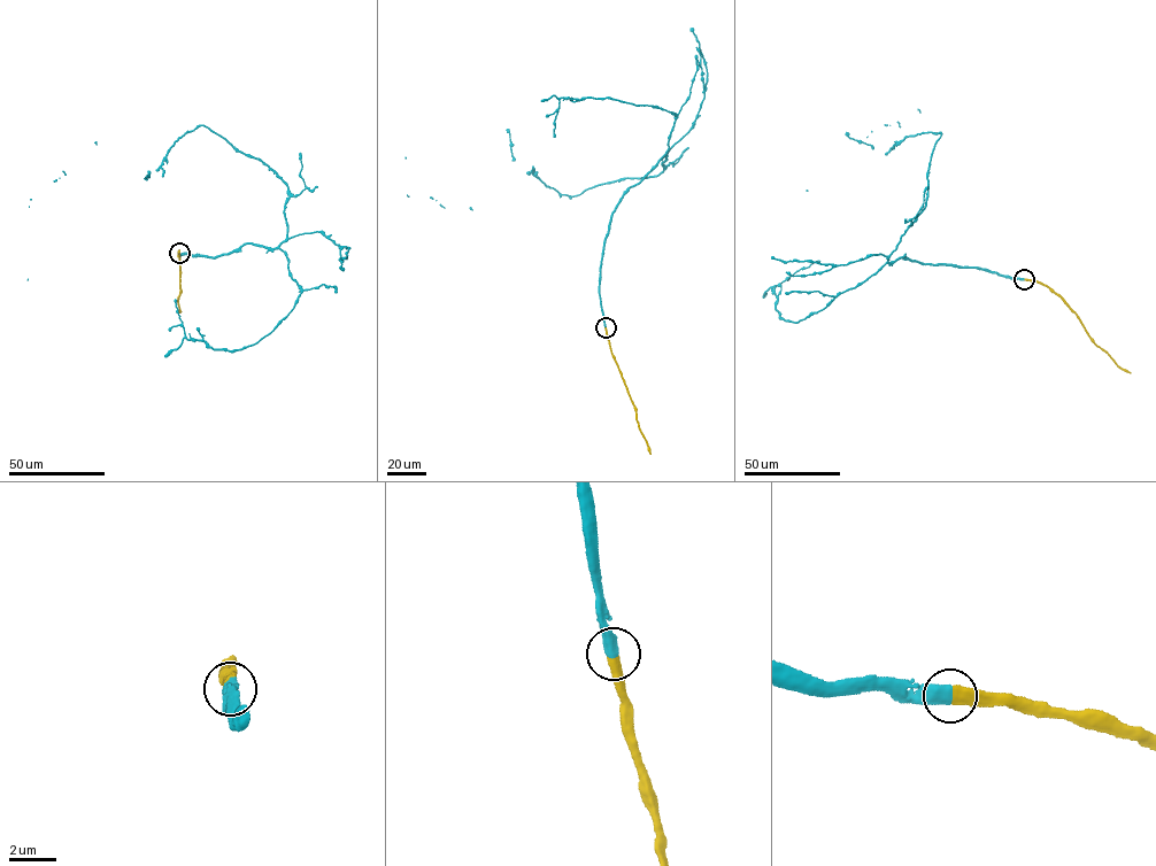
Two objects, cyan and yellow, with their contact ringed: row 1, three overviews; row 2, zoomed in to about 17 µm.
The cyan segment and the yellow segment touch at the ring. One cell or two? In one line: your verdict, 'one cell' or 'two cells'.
one cell

